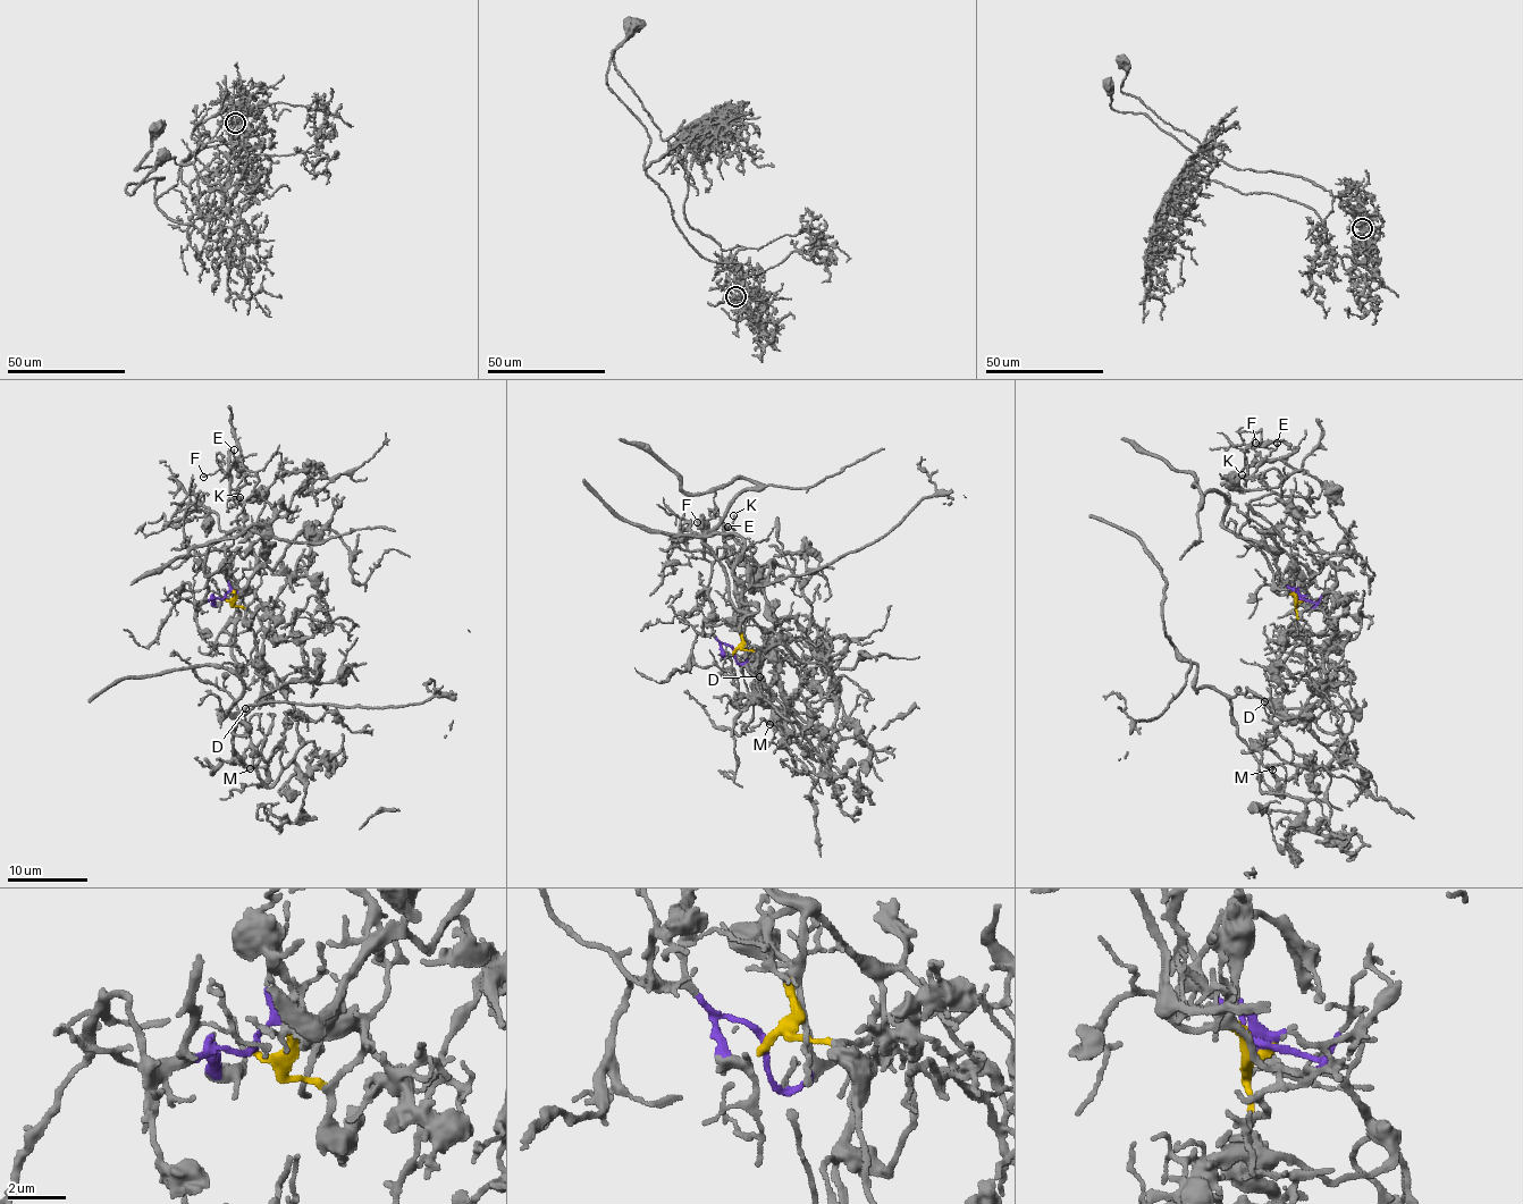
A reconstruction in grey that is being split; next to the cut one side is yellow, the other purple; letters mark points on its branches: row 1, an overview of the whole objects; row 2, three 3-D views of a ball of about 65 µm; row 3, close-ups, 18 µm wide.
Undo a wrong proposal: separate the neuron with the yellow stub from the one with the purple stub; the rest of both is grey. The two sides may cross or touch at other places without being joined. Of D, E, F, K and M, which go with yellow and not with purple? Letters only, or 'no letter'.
D, M

